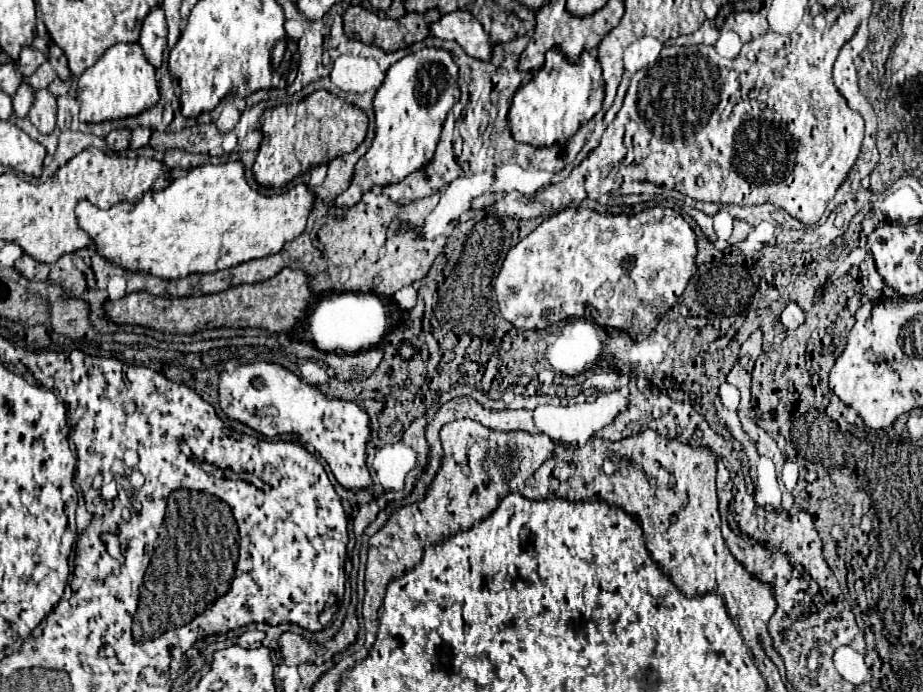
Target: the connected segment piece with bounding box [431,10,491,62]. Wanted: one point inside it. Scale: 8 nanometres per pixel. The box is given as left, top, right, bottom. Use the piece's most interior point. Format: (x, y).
(460, 26)

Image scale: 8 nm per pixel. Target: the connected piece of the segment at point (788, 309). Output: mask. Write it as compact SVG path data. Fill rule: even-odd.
M789 302L789 304L783 308L779 320L781 320L781 324L783 324L785 328L795 330L795 328L799 328L799 326L805 322L805 314L803 314L803 310L801 310L799 304Z

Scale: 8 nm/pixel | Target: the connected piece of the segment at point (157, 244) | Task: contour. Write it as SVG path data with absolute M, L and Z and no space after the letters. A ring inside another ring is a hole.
M207 164L189 170L189 174L173 178L165 190L149 190L137 204L119 202L109 210L99 210L89 200L77 204L77 224L85 230L95 250L109 262L131 270L145 272L165 280L179 280L189 274L207 274L217 270L227 270L237 264L277 254L285 242L291 242L305 230L307 216L313 208L313 192L305 184L297 184L287 194L263 196L257 190L249 188L243 172L243 164Z

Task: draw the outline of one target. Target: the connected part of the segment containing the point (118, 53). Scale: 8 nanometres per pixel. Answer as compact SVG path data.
M139 42L117 44L109 48L95 66L87 68L79 78L77 100L81 106L79 120L89 124L137 116L153 108L159 102L159 86L155 80L155 68L145 58Z

